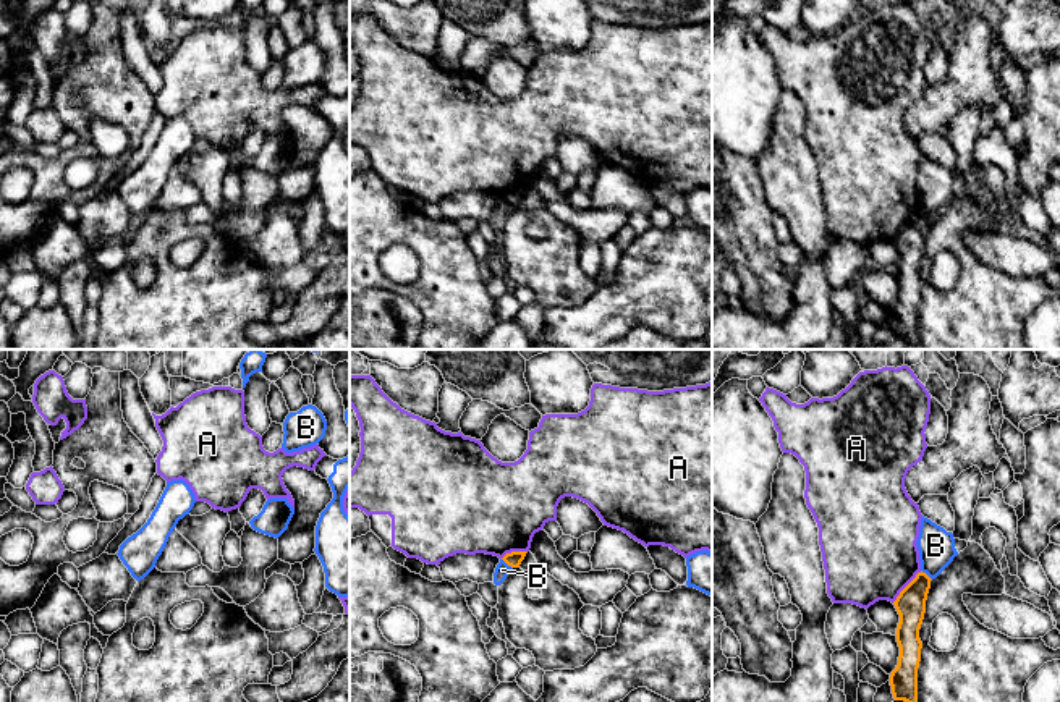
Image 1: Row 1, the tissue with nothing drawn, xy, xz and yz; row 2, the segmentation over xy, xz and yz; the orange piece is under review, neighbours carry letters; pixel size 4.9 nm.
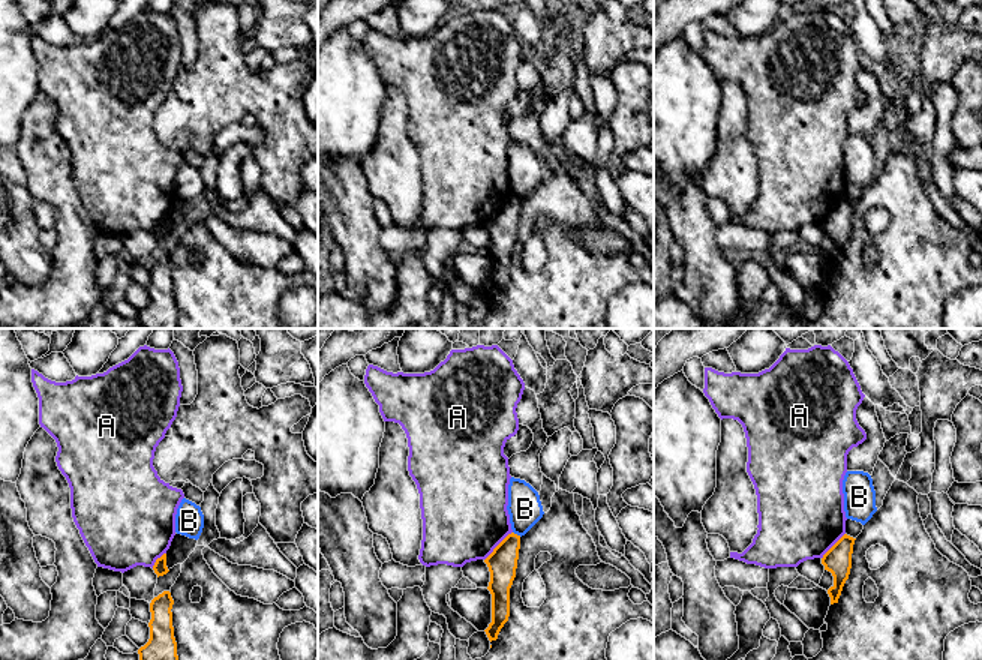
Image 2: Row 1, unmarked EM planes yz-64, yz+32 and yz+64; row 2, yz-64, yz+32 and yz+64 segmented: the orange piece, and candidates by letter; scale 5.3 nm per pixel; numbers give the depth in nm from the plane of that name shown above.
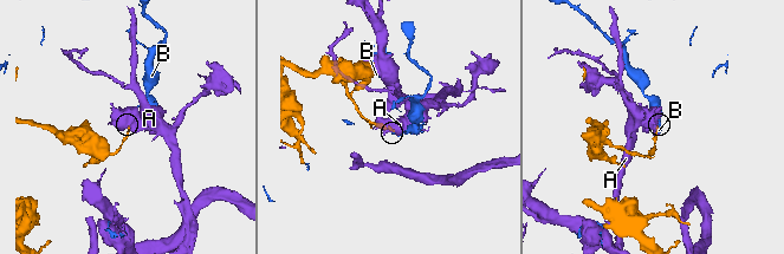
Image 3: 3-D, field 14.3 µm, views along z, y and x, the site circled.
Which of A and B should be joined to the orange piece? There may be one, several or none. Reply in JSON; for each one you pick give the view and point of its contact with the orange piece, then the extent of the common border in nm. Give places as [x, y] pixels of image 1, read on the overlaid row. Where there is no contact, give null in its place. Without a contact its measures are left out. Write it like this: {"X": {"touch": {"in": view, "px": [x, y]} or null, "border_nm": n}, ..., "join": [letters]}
{"join": []}

